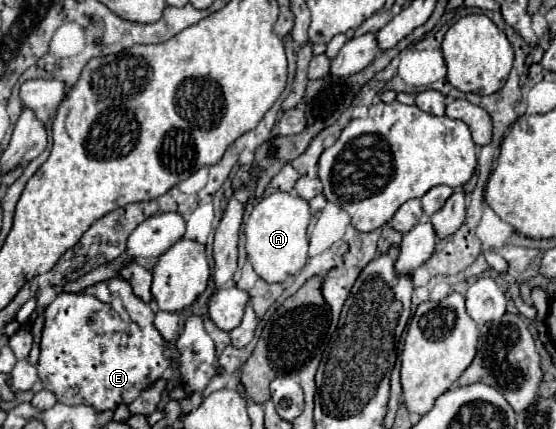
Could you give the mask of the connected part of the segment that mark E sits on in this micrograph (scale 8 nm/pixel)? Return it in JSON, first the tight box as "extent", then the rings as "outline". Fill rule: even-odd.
{"extent":[37,276,171,412],"outline":[[[115,276],[95,286],[89,286],[83,292],[79,294],[61,292],[45,308],[43,314],[45,324],[39,342],[41,356],[37,364],[39,380],[43,388],[51,390],[57,396],[57,400],[63,404],[89,404],[97,412],[115,410],[115,406],[119,404],[131,404],[149,384],[161,378],[161,374],[169,368],[171,362],[163,356],[165,340],[153,326],[153,316],[155,316],[153,310],[143,300],[137,300],[137,296],[133,296],[133,290],[129,288],[127,280]],[[99,298],[109,298],[110,303],[102,302]]]}

